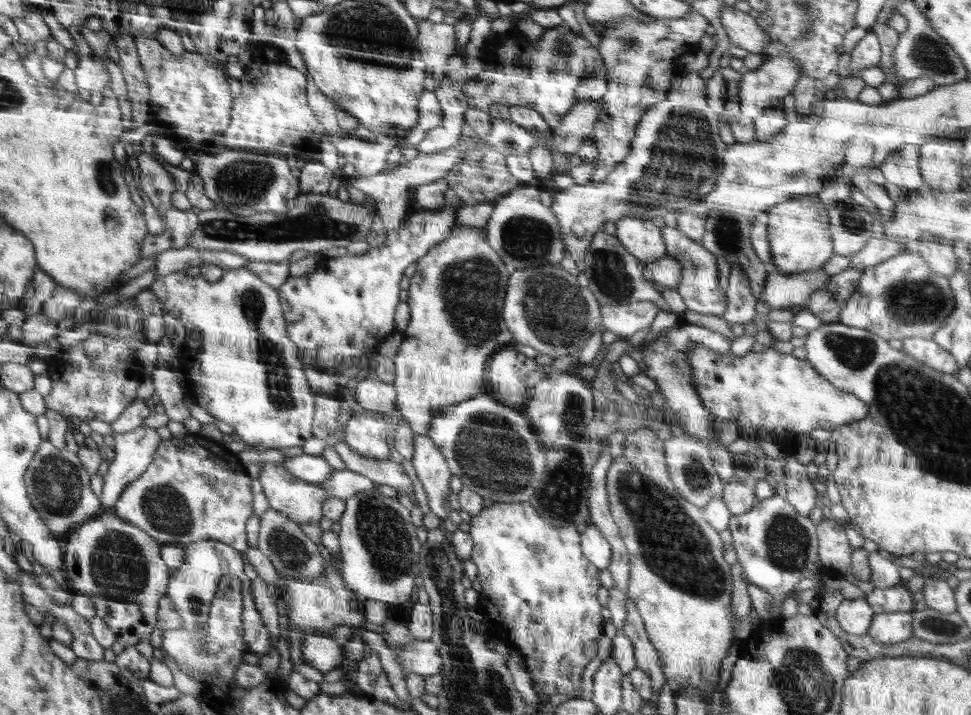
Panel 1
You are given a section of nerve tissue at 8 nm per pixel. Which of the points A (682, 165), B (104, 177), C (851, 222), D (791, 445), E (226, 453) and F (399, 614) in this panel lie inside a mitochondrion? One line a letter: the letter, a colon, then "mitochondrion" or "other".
A: mitochondrion
B: mitochondrion
C: mitochondrion
D: other
E: other
F: other

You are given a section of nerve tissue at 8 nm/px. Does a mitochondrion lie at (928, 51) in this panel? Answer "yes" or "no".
yes

